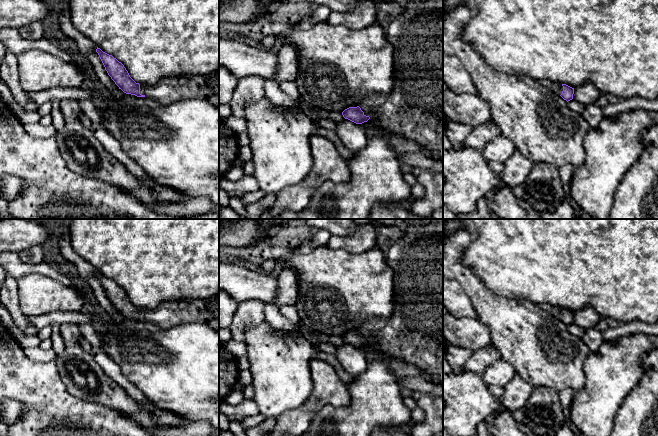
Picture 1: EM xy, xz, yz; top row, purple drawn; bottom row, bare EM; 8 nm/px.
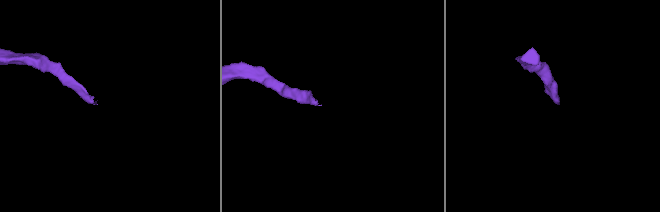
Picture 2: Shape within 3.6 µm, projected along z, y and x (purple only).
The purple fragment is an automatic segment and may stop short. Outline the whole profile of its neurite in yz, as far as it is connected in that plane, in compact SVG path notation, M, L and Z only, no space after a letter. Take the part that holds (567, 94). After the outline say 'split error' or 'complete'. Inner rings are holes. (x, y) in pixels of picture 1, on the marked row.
M543 80L541 82L544 86L549 88L553 92L559 94L567 102L573 99L574 88L566 84L560 84L558 82L552 82L549 80Z | split error

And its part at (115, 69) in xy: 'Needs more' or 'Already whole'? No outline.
Needs more

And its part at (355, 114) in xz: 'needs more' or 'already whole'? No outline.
needs more

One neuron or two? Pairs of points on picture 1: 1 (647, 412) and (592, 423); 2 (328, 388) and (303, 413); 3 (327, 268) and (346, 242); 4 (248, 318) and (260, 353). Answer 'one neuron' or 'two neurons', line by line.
1: two neurons
2: one neuron
3: two neurons
4: two neurons

